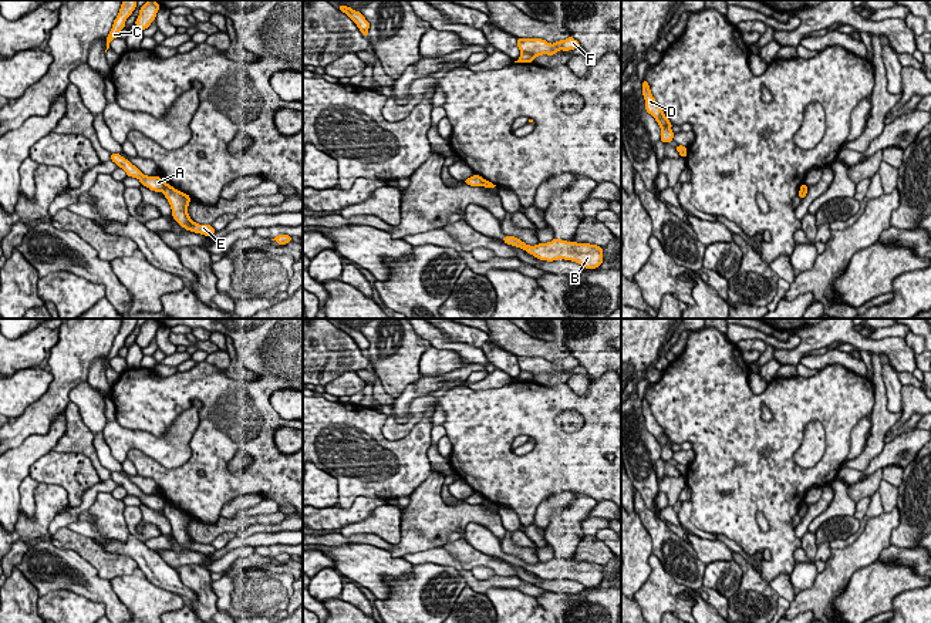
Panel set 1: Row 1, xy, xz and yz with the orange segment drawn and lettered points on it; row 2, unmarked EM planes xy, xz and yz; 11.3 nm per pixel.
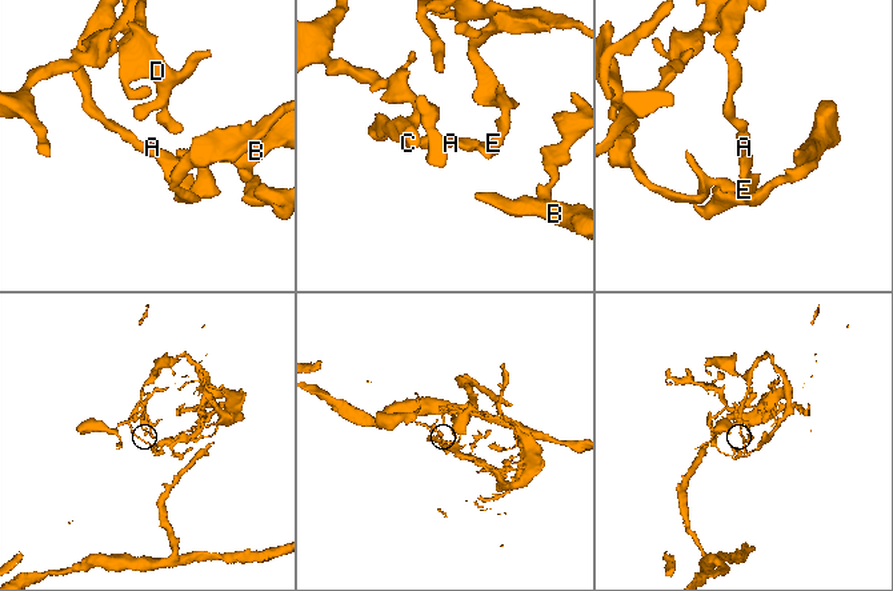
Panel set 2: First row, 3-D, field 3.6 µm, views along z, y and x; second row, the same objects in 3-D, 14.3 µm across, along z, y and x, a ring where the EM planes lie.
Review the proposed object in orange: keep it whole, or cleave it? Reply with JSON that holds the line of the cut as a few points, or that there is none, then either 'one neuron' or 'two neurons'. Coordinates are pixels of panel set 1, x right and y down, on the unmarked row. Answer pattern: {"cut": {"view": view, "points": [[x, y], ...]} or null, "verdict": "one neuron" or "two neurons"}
{"cut": {"view": "xz", "points": [[522, 370], [528, 370], [533, 377]]}, "verdict": "two neurons"}

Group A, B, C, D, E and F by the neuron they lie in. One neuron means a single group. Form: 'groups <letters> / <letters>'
groups A B C D / E F

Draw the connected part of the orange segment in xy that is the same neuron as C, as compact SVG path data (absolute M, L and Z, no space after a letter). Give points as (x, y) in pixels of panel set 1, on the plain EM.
M122 319L119 331L117 337L114 339L109 354L107 356L107 368L109 367L109 361L114 357L118 357L119 350L125 346L125 340L132 333L135 326L136 326L136 319Z

